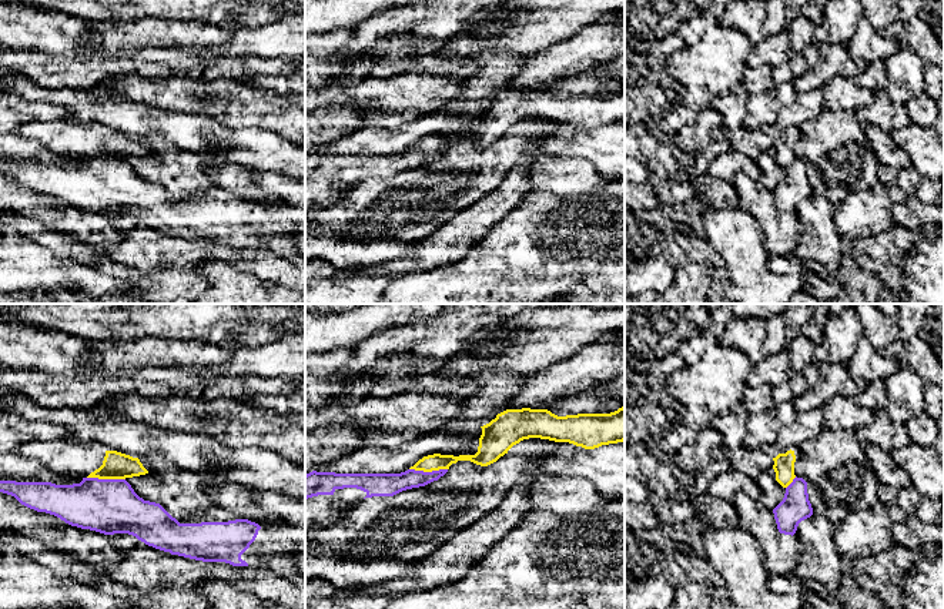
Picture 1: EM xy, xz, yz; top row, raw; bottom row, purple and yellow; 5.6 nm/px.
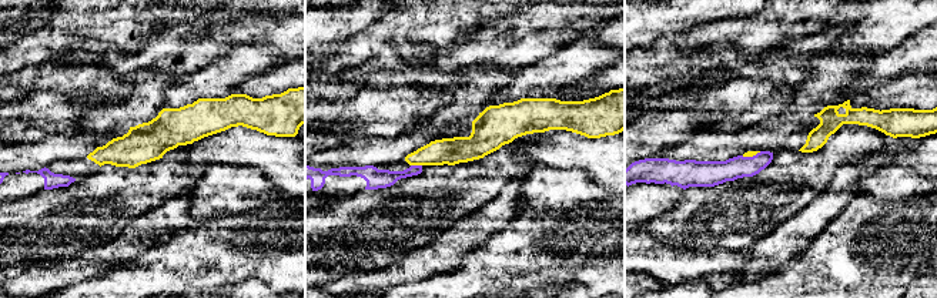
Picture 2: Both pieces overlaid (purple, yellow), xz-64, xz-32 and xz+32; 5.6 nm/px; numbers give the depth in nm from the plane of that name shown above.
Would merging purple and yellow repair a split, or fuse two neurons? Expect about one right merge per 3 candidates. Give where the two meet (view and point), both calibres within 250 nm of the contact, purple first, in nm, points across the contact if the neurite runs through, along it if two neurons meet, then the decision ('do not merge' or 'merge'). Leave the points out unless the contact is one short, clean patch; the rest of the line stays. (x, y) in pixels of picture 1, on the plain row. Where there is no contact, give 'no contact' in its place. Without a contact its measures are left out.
meets purple in xy at (106, 160); 300 nm thick on the purple side, 160 nm on the other; border along xy (87, 157), (124, 160); do not merge

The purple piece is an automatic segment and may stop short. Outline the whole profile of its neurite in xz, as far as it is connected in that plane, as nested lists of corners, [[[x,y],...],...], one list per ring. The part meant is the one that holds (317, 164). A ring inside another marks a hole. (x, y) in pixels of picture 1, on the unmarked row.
[[[408,150],[401,154],[335,154],[312,151],[305,155],[305,180],[337,175],[348,183],[372,177],[394,177],[402,171],[425,167],[443,157],[448,150],[432,153]]]

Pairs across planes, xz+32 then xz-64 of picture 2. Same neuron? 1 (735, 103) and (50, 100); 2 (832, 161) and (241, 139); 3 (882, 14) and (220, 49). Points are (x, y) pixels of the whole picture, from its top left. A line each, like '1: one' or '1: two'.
1: one
2: two
3: one

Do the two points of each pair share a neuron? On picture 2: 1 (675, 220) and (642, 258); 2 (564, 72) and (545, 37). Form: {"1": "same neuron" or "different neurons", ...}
{"1": "different neurons", "2": "different neurons"}

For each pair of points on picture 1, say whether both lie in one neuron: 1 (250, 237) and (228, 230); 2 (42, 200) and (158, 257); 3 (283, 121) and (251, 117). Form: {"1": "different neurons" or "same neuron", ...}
{"1": "same neuron", "2": "different neurons", "3": "same neuron"}

